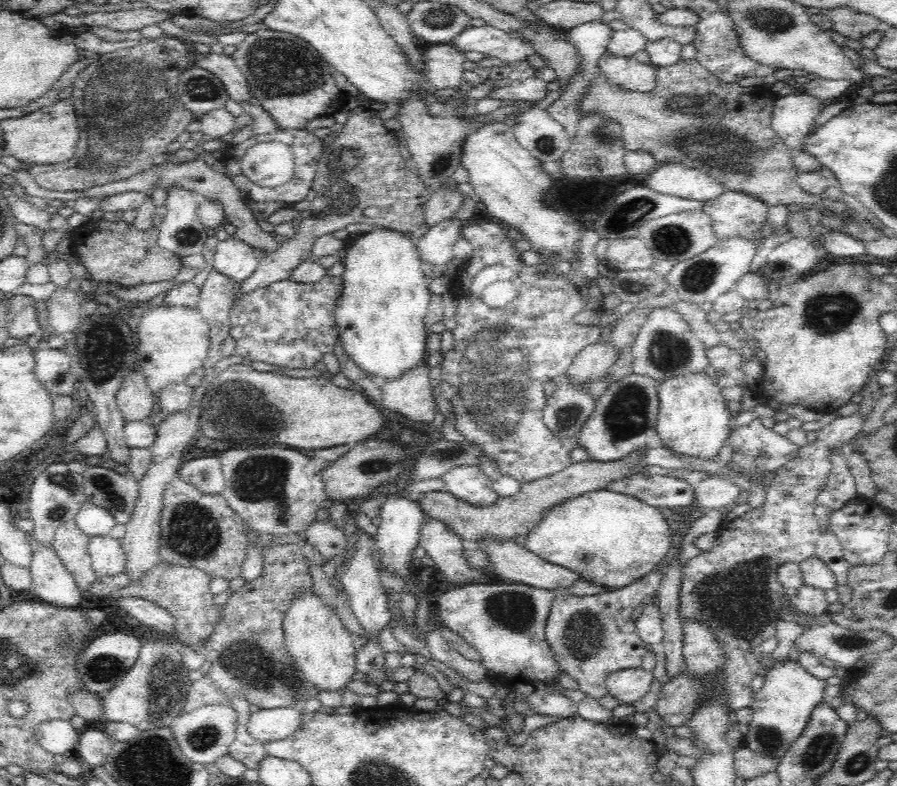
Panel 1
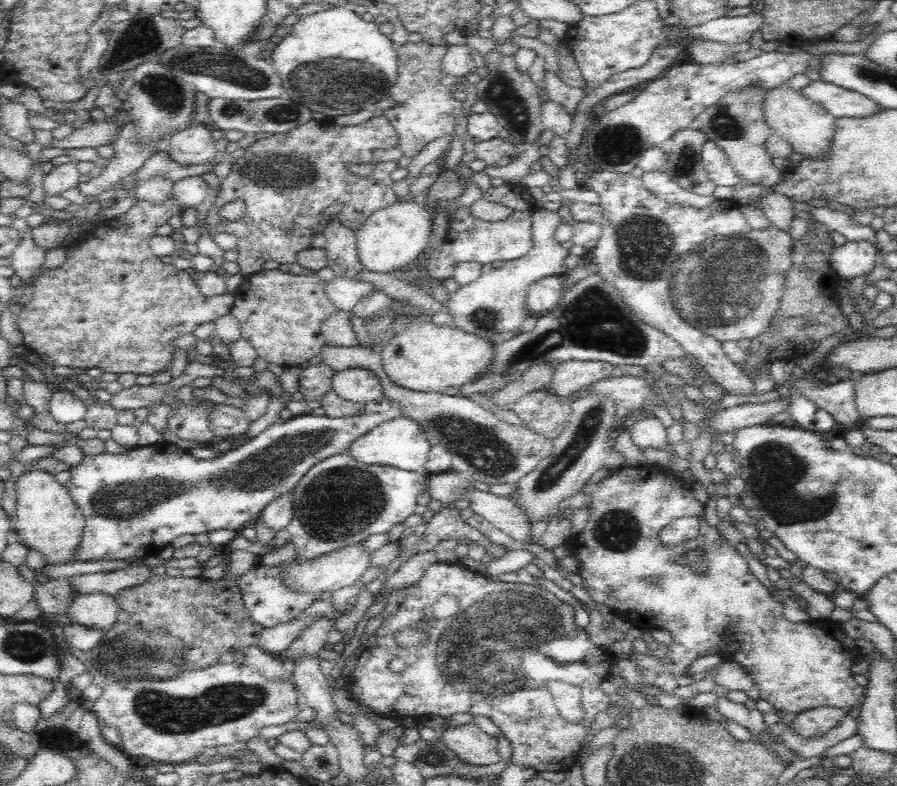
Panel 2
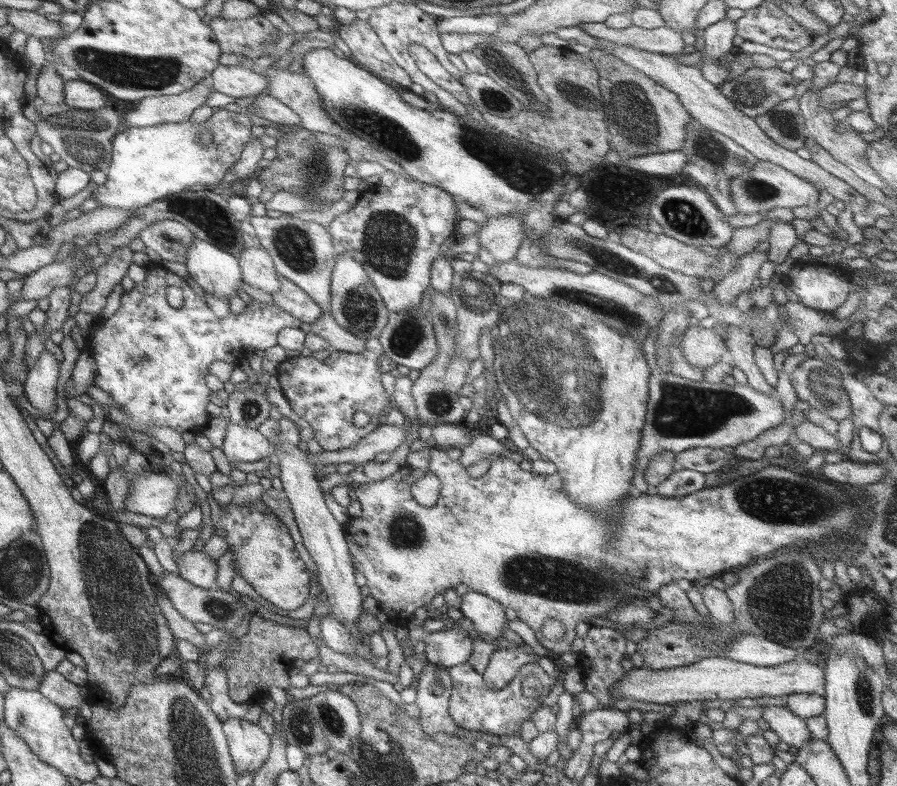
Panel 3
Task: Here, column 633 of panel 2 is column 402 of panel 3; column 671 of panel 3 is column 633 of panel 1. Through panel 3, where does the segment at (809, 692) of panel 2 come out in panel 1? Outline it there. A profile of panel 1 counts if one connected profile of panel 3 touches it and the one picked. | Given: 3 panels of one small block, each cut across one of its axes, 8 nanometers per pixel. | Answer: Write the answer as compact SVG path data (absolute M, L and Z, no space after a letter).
M606 488L582 494L578 498L570 498L558 506L552 506L542 516L542 522L538 522L538 526L534 526L526 536L528 552L536 554L548 564L562 566L574 574L578 572L584 582L594 582L612 588L614 592L650 576L668 556L668 552L676 546L676 536L668 530L660 508L648 506L626 494L610 492Z

